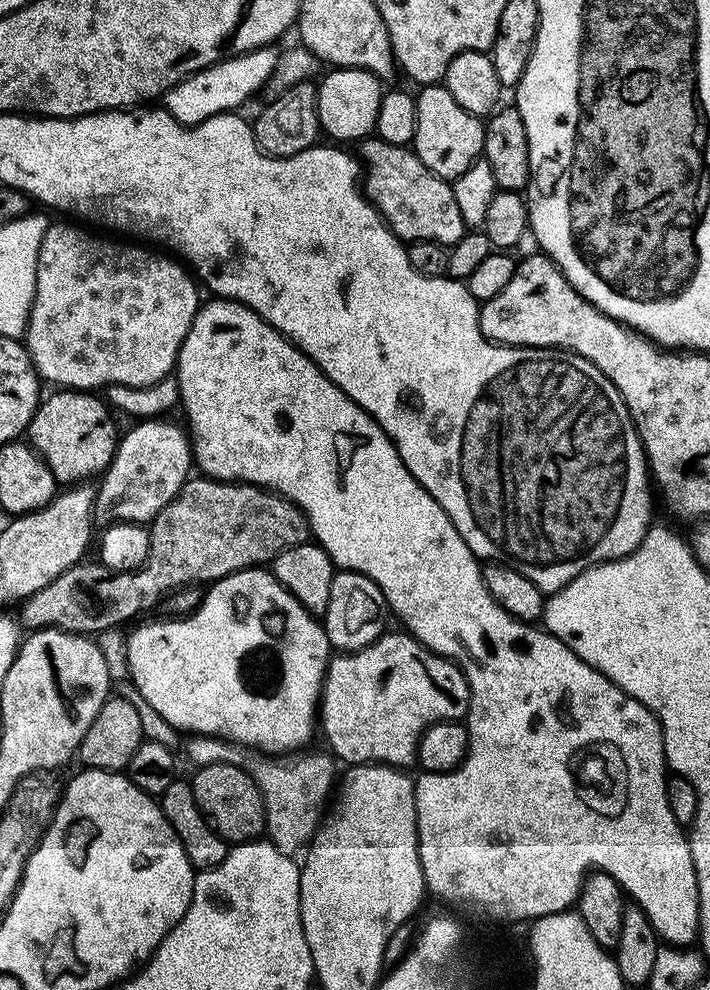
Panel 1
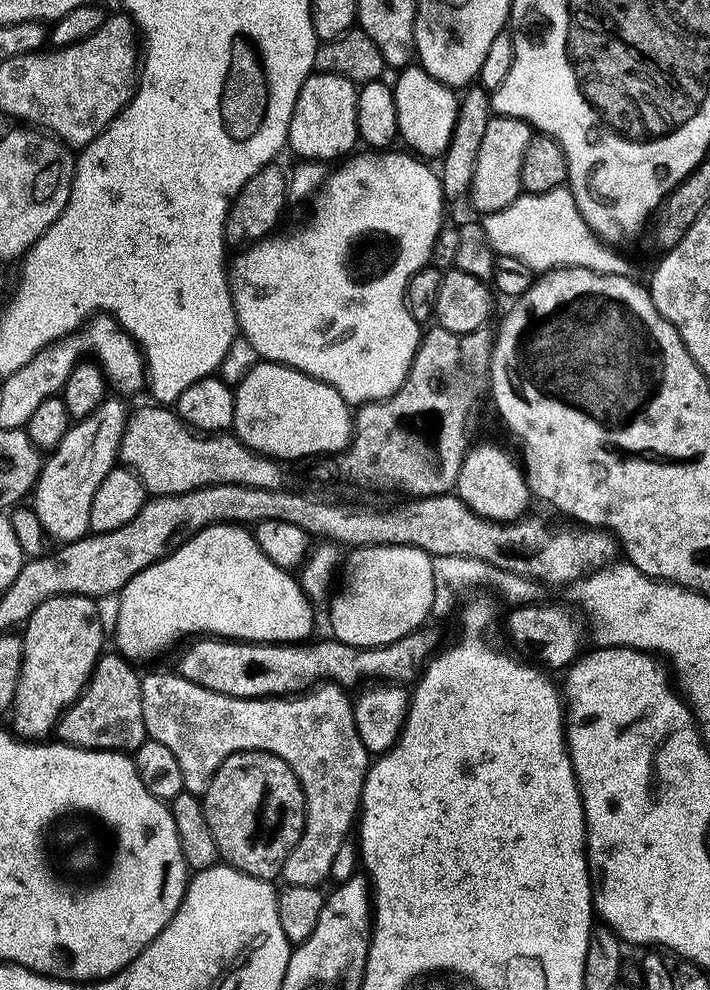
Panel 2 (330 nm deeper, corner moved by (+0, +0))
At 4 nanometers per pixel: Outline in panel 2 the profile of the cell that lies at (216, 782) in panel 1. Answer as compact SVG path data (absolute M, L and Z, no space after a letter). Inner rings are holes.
M235 752L218 766L202 797L220 860L259 880L275 881L304 833L304 791L294 770L269 752Z

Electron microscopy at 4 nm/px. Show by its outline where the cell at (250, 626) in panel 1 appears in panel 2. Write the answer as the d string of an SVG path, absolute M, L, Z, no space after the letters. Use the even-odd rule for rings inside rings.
M209 524L201 532L196 532L187 537L183 543L173 548L167 556L154 561L146 570L134 574L134 578L130 578L130 582L126 582L126 586L120 589L118 599L120 599L120 605L116 608L115 651L133 662L152 660L155 656L162 655L167 648L174 647L173 649L175 649L185 638L200 638L205 634L230 640L253 640L259 644L291 644L307 641L311 637L308 635L312 632L312 608L314 608L314 604L313 601L308 599L308 595L300 589L297 577L287 568L274 566L274 562L270 562L270 558L266 558L266 554L262 554L262 550L258 550L255 535L247 527L239 524Z

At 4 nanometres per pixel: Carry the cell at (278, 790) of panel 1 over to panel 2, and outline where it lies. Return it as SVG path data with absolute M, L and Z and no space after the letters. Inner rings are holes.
M169 670L169 672L152 672L149 676L145 675L141 679L140 685L142 686L142 718L146 722L146 730L151 739L162 742L162 746L166 746L174 754L174 759L178 761L178 767L182 770L182 782L184 783L185 792L203 797L206 786L210 786L210 778L216 773L218 766L222 766L224 759L235 752L269 752L278 758L282 758L282 762L289 764L304 791L304 833L298 842L298 846L290 854L290 858L286 858L282 880L284 880L283 883L285 885L293 884L294 886L310 886L311 888L323 885L323 880L327 881L331 877L334 858L338 855L338 850L342 850L342 846L349 839L348 831L351 828L353 831L354 825L357 823L364 776L368 773L368 765L370 763L370 753L366 750L366 746L362 746L362 738L358 738L358 730L354 726L353 701L350 696L348 700L347 694L344 693L347 691L341 685L321 682L311 690L305 690L287 698L269 698L266 700L230 698L226 694L214 694L214 690L202 690L202 686L194 686L194 682L182 678L172 670Z

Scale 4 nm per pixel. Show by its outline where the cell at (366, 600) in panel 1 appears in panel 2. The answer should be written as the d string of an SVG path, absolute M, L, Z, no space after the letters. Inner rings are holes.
M401 544L356 546L349 552L352 553L349 556L347 553L343 561L342 579L331 597L332 605L328 608L328 620L332 623L331 635L335 639L355 648L377 648L398 642L398 638L406 638L406 634L425 627L427 620L424 619L433 615L434 602L434 566L427 552Z

